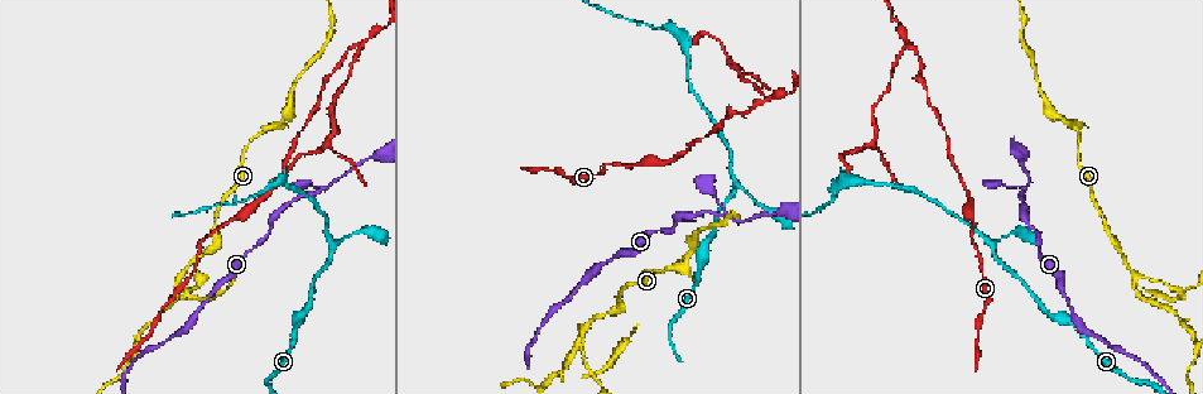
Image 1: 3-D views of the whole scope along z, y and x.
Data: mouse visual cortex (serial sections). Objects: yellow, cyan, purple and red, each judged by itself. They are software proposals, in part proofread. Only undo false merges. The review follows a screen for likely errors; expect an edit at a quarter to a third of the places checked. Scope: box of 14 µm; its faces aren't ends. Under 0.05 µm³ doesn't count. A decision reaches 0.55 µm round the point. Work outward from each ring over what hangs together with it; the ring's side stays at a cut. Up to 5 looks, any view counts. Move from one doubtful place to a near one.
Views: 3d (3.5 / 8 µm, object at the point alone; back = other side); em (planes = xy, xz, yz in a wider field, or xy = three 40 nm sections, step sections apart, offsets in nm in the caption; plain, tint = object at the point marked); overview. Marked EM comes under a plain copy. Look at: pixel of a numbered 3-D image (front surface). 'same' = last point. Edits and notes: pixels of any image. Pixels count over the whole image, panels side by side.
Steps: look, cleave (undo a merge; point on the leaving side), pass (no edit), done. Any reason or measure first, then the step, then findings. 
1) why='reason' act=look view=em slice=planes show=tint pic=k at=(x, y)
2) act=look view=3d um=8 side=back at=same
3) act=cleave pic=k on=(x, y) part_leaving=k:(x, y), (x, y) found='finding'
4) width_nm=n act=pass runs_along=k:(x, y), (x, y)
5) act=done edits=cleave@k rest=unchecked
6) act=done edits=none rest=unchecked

why='branch point' act=look view=3d um=3.5 pic=1 at=(723, 214)

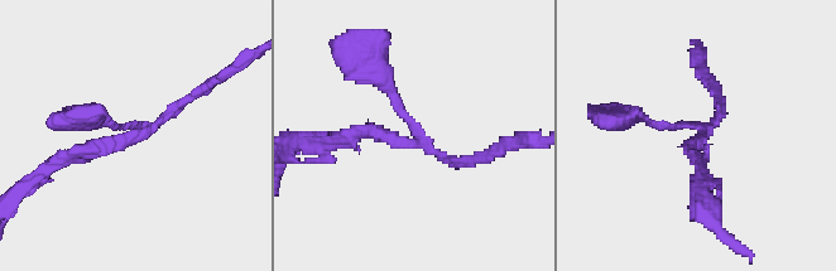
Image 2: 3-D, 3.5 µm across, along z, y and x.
arms=3 arm_widths_nm=150,150,150 why='now the EM' act=look view=em slice=xy step=1 show=tint pic=2 at=(136, 133)

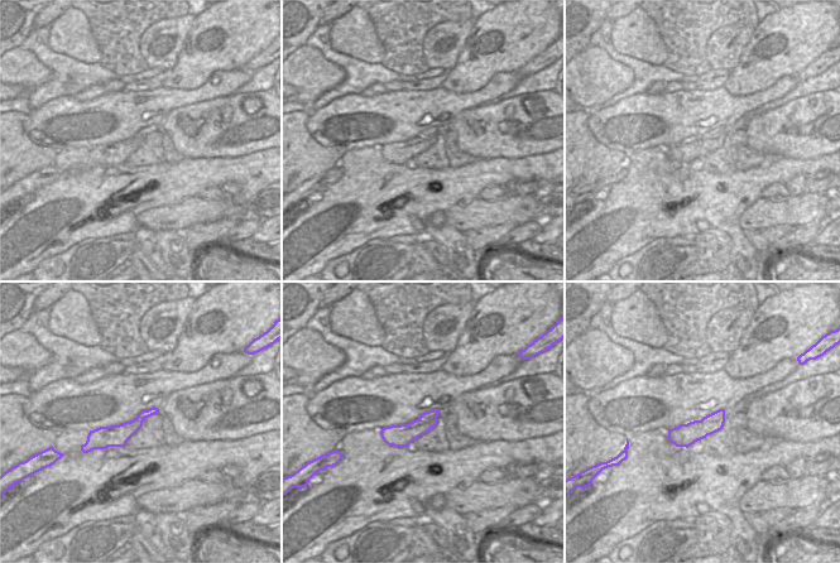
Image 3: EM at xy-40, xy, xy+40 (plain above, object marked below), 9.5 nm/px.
act=cleave pic=2 on=(395, 100) found='a second cell is stuck on'

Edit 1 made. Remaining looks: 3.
why='branch point' act=look view=3d um=8 pic=1 at=(909, 46)

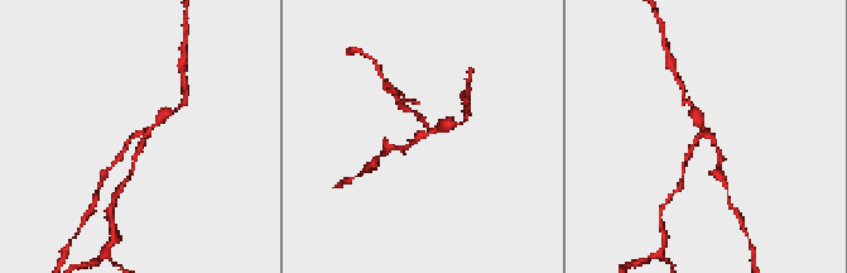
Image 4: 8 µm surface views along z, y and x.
arms=3 arm_widths_nm=150,200,250 act=look view=em slice=xy step=5 show=tint pic=4 at=(144, 132)

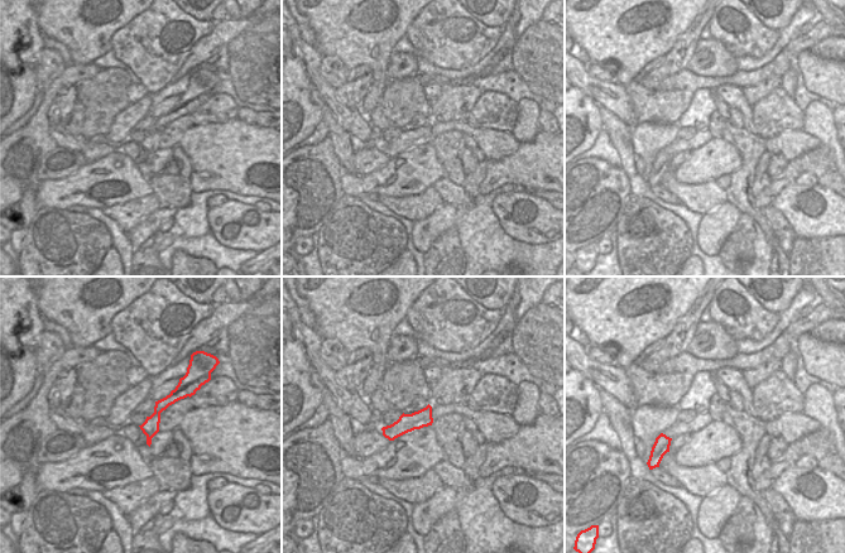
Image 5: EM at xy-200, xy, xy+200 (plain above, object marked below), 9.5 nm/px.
width_nm=170 act=cleave pic=4 on=(687, 157) part_leaving=4:(697, 142), (687, 156), (679, 187) found='two cells meet here'

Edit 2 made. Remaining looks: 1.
act=done edits=cleave@2,cleave@4 rest=unchecked

